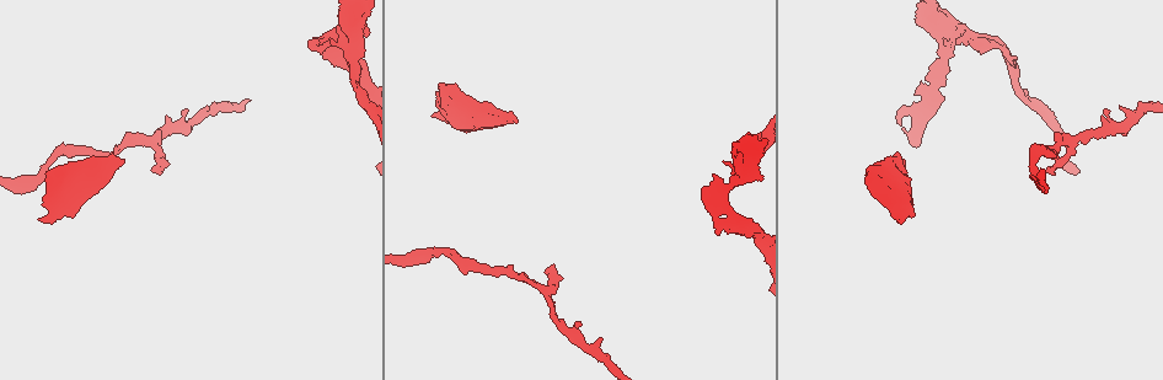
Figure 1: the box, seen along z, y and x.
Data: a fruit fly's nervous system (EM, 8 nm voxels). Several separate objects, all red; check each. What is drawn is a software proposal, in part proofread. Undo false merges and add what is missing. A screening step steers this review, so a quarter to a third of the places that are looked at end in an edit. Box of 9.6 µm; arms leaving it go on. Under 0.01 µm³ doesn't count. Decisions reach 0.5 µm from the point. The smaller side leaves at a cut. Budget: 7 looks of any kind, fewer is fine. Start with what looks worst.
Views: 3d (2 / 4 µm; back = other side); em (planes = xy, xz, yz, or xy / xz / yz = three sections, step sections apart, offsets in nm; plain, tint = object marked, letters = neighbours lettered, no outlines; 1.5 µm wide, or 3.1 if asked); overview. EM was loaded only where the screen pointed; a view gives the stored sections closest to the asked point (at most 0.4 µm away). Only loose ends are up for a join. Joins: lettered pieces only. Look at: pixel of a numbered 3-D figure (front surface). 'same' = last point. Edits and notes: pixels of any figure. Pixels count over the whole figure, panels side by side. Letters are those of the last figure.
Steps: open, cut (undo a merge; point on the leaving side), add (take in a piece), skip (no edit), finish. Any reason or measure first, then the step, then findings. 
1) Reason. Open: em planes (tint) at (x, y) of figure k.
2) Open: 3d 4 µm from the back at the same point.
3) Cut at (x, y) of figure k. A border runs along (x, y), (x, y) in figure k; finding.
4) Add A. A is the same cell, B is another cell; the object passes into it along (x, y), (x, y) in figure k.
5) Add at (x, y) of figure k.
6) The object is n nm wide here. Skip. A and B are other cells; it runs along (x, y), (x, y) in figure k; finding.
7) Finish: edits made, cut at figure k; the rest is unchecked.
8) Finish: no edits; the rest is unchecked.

Calibre changes. Open: em planes (letters) at (726, 192) of figure 1.

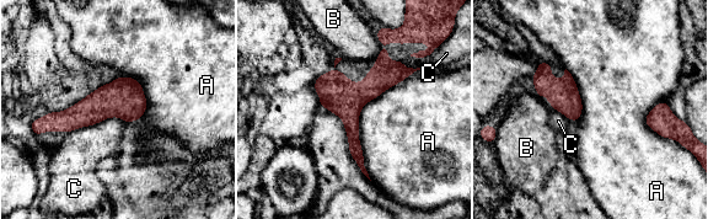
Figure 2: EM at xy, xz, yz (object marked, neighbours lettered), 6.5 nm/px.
Skip. A, B and C are other cells; all the same neuron.

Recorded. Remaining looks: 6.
Tapers out. Open: em xz step 8 (letters) at (579, 325) of figure 1.

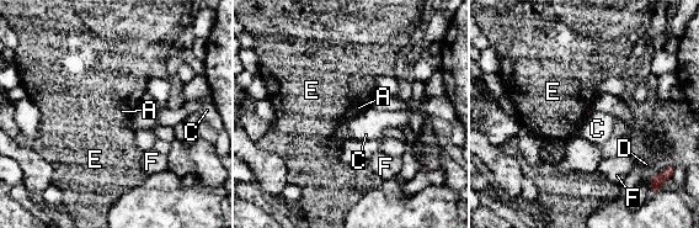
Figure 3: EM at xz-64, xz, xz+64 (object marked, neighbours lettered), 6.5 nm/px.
Another direction. Open: em planes (letters) at the same point.

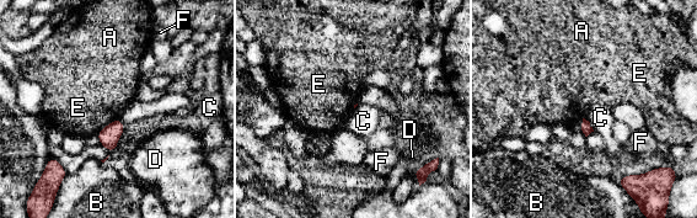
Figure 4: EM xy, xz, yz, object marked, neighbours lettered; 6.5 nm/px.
Skip. A, B, C, D, E and F are other cells; a border runs along (584, 118), (594, 129) in figure 4; no lettered piece goes on from it.

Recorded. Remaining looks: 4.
Free end. Open: 3d 4 µm at (555, 267) of figure 1.

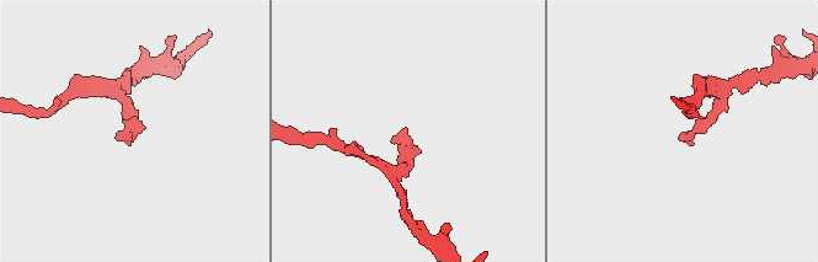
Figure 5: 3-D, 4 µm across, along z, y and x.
Shape alone is not enough. Open: em xz step 8 (letters) at (407, 129) of figure 5.

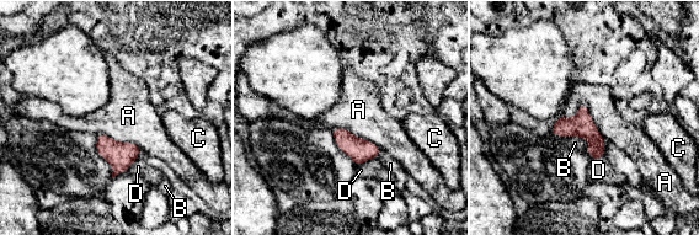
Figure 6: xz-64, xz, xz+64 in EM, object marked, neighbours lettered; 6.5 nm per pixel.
Cut it another way. Open: em planes (letters) at the same point.

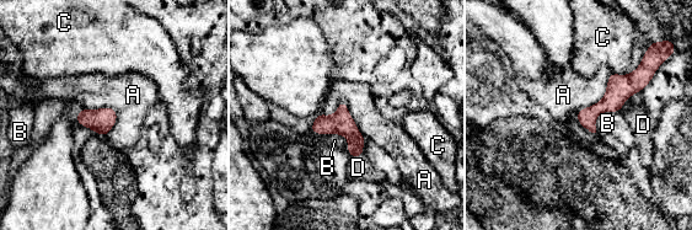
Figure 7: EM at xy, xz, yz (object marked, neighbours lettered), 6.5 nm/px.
Skip. A, B, C and D are other cells; a border runs along (611, 73), (577, 113), (591, 133) in figure 7; none of them fits.

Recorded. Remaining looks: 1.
Finish: no edits; the rest is unchecked.

